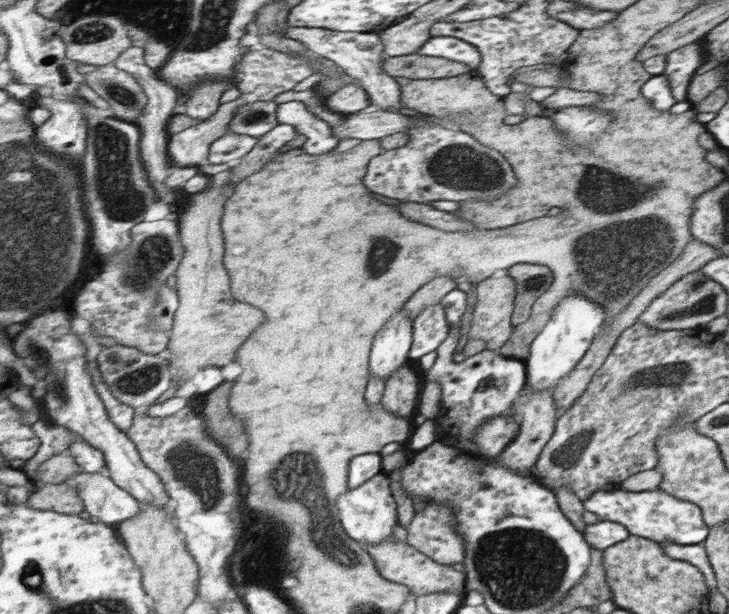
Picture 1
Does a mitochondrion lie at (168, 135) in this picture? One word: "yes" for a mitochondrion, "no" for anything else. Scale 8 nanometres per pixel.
no

